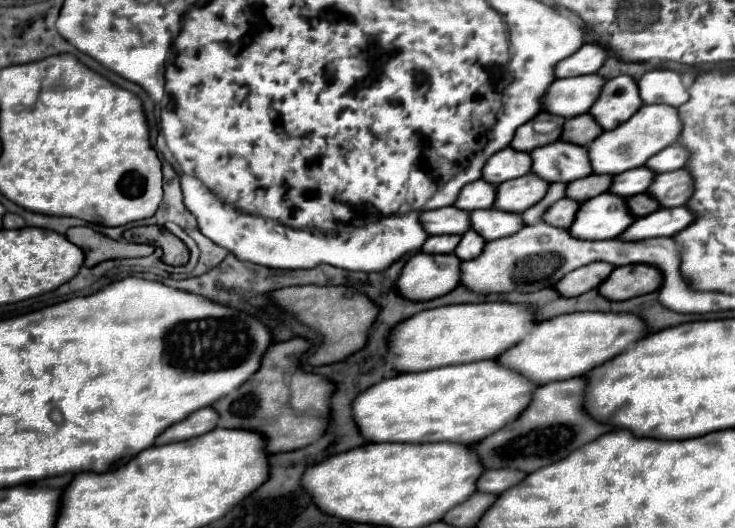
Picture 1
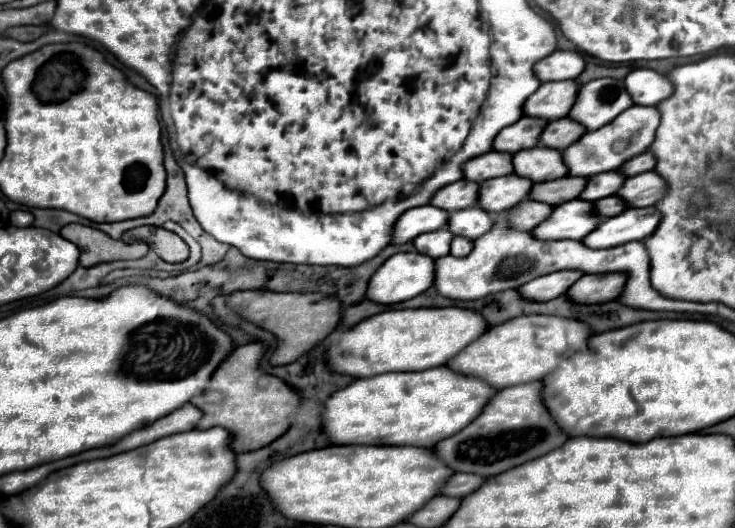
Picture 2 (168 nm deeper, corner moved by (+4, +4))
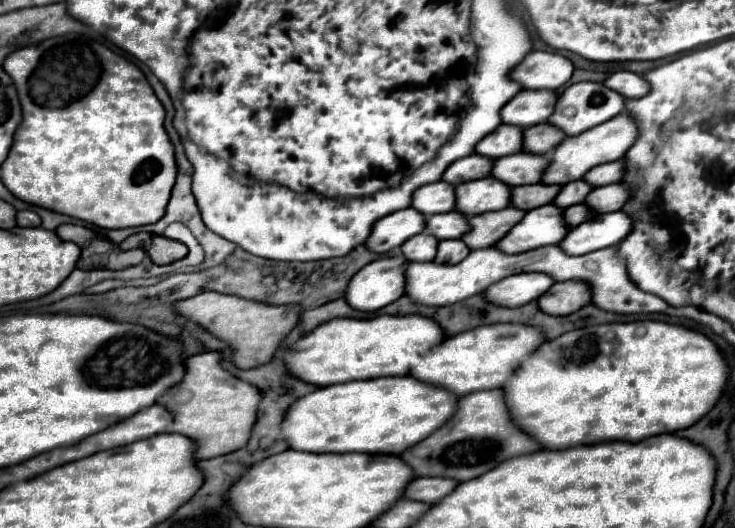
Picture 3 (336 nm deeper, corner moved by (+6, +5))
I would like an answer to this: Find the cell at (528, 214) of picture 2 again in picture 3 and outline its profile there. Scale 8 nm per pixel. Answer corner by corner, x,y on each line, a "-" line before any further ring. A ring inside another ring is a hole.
507,206
497,212
485,212
469,218
471,230
465,234
463,242
477,250
477,246
493,246
497,244
517,222
521,222
525,216
525,210
517,210
515,206

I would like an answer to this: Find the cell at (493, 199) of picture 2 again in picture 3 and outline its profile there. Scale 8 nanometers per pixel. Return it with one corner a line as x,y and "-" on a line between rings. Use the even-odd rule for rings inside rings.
481,178
477,182
463,182
455,188
457,194
457,210
475,216
491,210
507,208
511,202
511,186
499,182
497,178

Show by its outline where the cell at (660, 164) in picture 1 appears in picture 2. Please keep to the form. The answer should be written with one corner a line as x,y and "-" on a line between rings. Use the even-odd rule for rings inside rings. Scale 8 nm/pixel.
645,151
645,153
641,153
641,155
637,155
637,157
629,159
629,161
625,161
625,163
621,165
621,173
623,173
625,177
633,177
633,175
651,171
653,167
655,167
653,155
651,155
649,151

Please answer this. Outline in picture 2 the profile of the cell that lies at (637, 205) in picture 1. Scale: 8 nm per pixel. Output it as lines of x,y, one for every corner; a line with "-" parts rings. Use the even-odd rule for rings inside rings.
615,195
595,201
595,215
599,215
601,219
619,215
623,209
625,209
625,203
623,203
619,197
615,197

